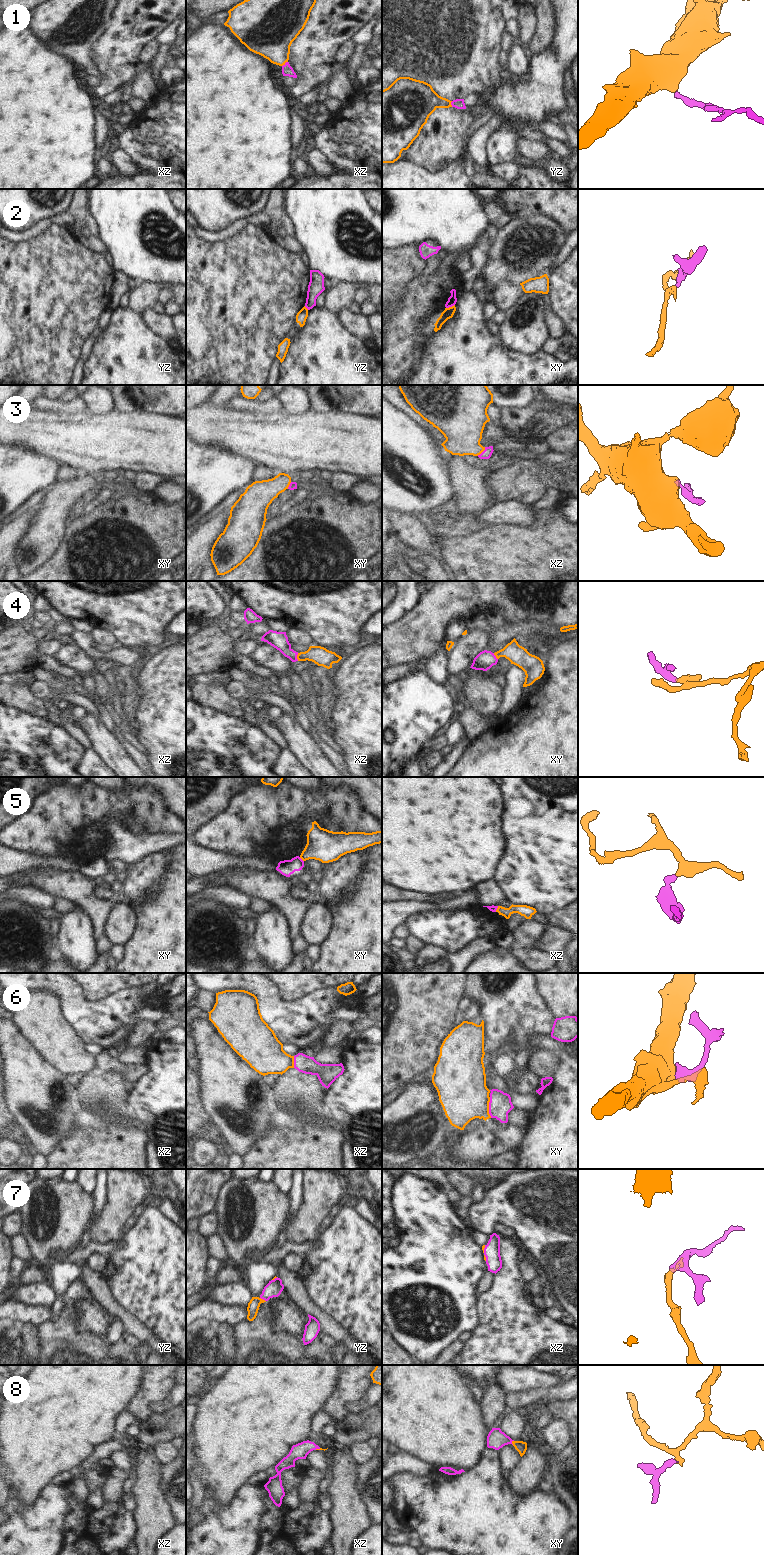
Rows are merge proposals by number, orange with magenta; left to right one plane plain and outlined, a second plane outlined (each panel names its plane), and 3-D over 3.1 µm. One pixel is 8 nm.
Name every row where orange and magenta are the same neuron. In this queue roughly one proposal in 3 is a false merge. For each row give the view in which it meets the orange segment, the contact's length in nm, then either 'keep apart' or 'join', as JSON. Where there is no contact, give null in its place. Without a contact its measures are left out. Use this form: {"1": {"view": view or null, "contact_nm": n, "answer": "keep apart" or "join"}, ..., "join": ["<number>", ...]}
{"1": {"view": "xz", "contact_nm": 60, "answer": "join"}, "2": {"view": "xy", "contact_nm": 80, "answer": "keep apart"}, "3": {"view": "xz", "contact_nm": 100, "answer": "join"}, "4": {"view": "xz", "contact_nm": 60, "answer": "join"}, "5": {"view": "xy", "contact_nm": 50, "answer": "keep apart"}, "6": {"view": "xy", "contact_nm": 170, "answer": "keep apart"}, "7": {"view": "yz", "contact_nm": 60, "answer": "join"}, "8": {"view": "xy", "contact_nm": 40, "answer": "join"}, "join": ["1", "3", "4", "7", "8"]}

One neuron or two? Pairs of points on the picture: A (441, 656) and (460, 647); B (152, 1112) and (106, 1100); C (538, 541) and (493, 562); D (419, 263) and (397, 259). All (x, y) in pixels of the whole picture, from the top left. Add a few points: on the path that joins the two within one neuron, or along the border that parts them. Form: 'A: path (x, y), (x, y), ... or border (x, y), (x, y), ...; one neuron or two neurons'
A: border (449, 651), (447, 656), (448, 674); two neurons
B: border (130, 1089), (128, 1104), (129, 1110), (134, 1116); two neurons
C: path (527, 552), (517, 562), (504, 562); one neuron
D: path (414, 263), (402, 263); one neuron

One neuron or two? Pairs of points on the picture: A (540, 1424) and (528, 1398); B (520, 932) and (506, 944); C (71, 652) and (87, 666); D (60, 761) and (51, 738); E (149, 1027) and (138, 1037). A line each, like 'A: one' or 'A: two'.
A: two
B: two
C: one
D: one
E: one

